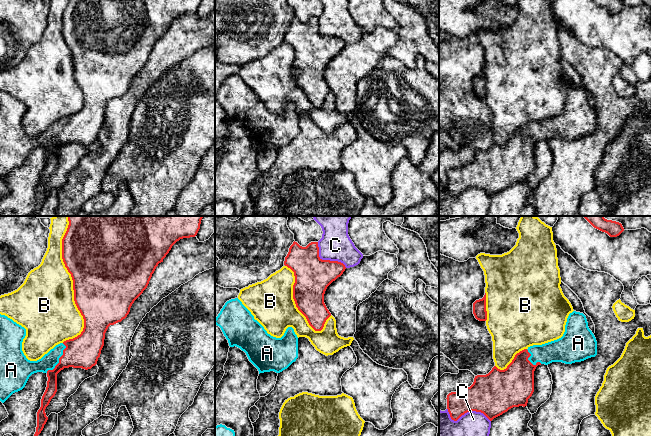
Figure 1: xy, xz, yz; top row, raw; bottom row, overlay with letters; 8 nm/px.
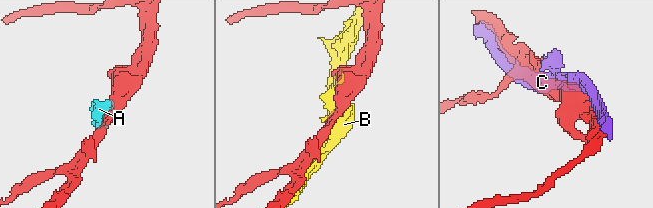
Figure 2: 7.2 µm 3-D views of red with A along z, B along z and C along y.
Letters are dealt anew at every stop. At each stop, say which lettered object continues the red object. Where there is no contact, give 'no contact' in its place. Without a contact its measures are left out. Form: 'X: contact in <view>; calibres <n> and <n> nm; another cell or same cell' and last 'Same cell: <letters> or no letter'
A: contact in xy; calibres 260 and 130 nm; same cell
B: contact in xy; calibres 500 and 440 nm; another cell
C: contact in yz; calibres 340 and 200 nm; another cell
Same cell: A

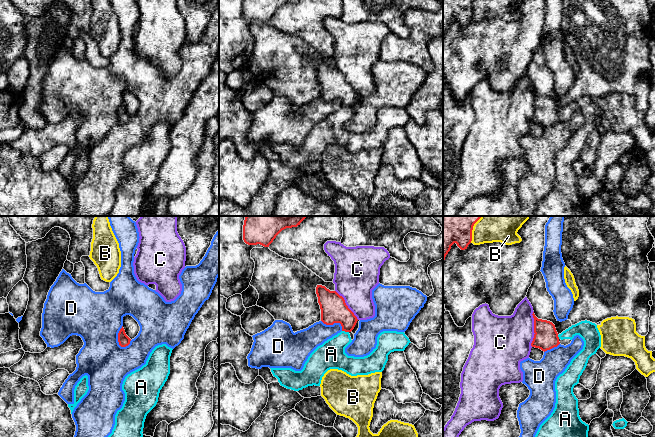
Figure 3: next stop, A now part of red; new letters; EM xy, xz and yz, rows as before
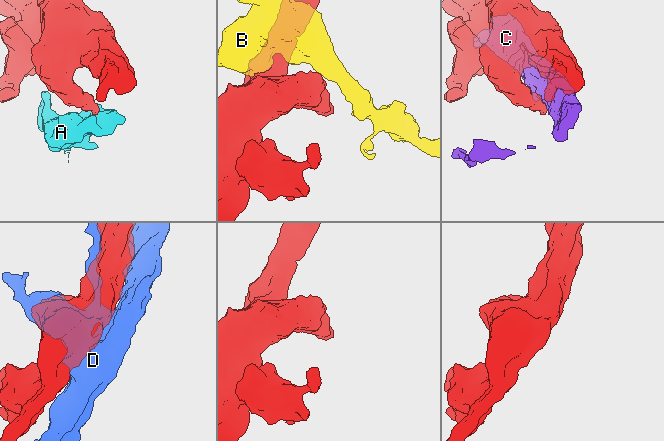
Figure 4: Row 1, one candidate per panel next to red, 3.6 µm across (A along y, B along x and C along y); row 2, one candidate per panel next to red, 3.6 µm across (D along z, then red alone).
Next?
A: contact in xz; calibres 200 and 220 nm; another cell
B: contact in yz; calibres 460 and 340 nm; another cell
C: contact in yz; calibres 190 and 400 nm; another cell
D: contact in xy; calibres 90 and 420 nm; another cell
Same cell: no letter

